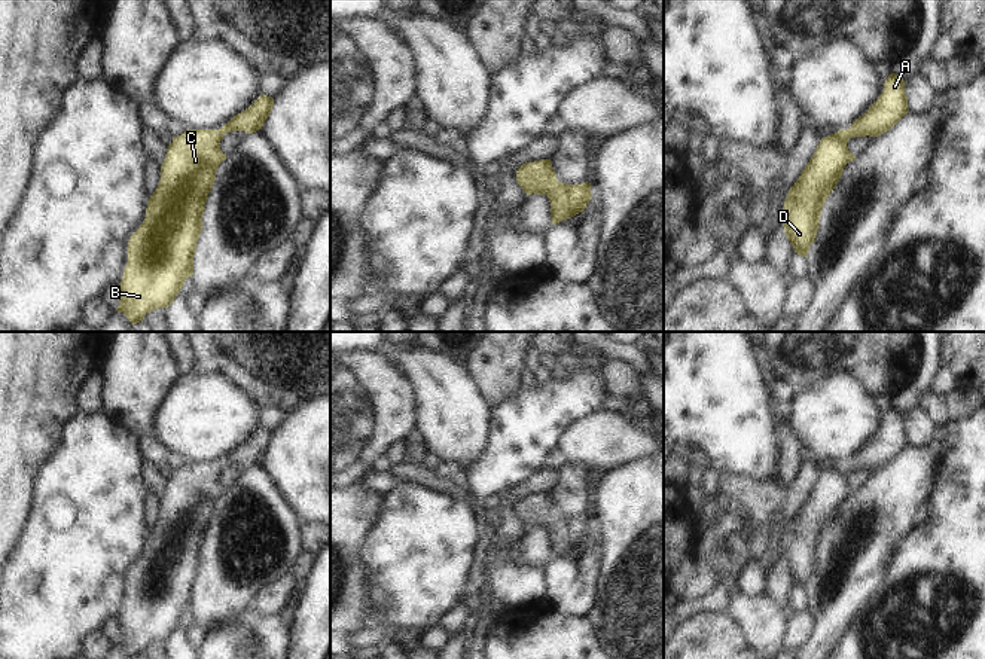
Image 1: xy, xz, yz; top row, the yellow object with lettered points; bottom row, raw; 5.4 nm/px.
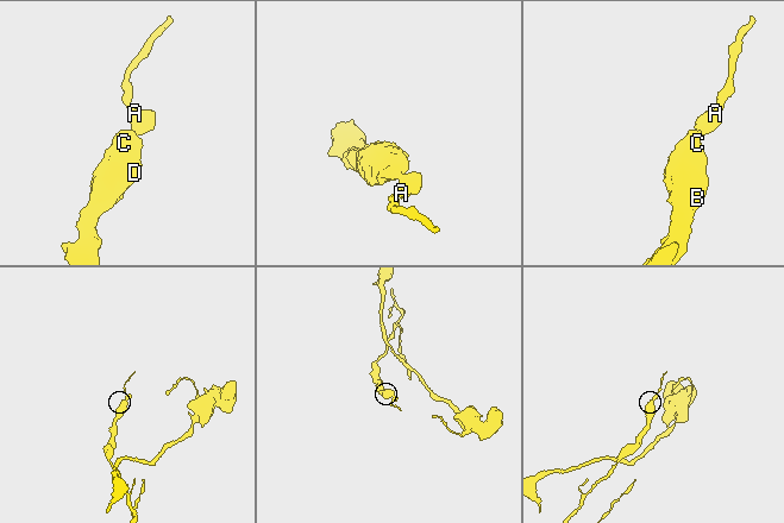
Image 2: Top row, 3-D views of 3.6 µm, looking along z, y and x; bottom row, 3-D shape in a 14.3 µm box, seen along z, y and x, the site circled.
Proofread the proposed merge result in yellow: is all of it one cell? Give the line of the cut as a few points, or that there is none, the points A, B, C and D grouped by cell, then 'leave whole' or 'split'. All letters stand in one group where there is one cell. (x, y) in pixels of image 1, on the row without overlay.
no cut | A B C D | leave whole

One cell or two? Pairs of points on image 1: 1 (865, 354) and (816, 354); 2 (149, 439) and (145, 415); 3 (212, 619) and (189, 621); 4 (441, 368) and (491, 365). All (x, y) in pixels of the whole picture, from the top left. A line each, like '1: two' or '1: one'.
1: one
2: two
3: two
4: two

